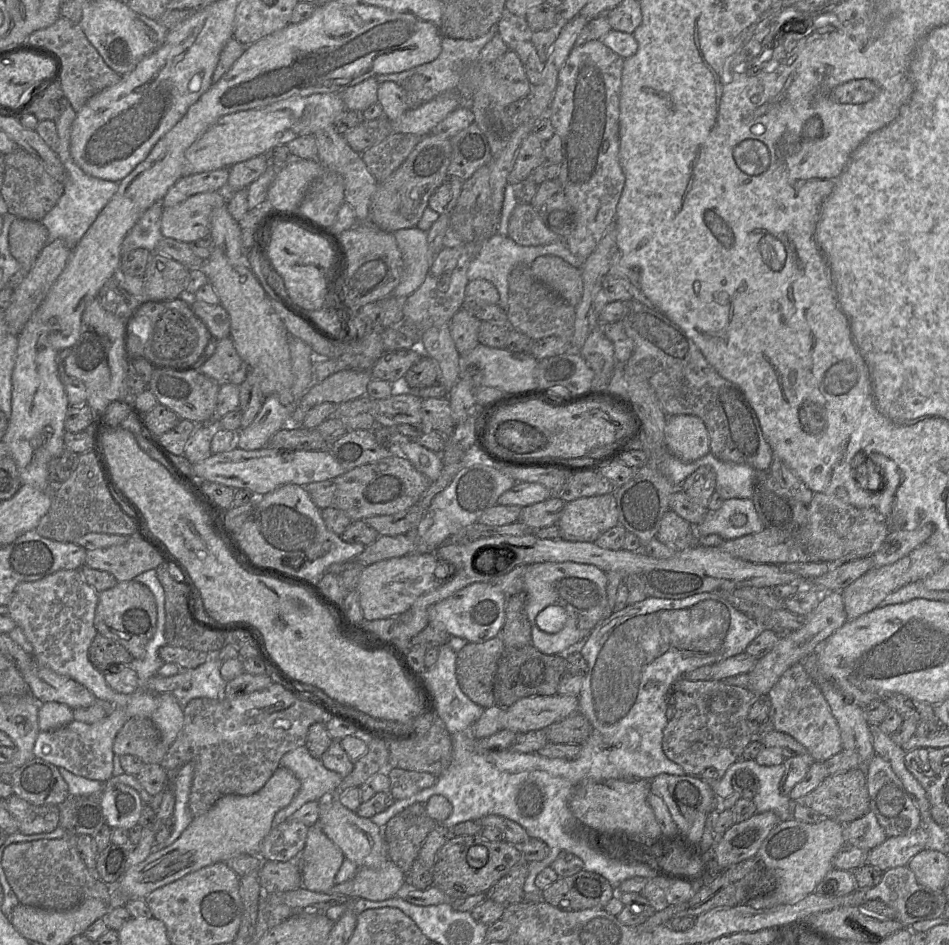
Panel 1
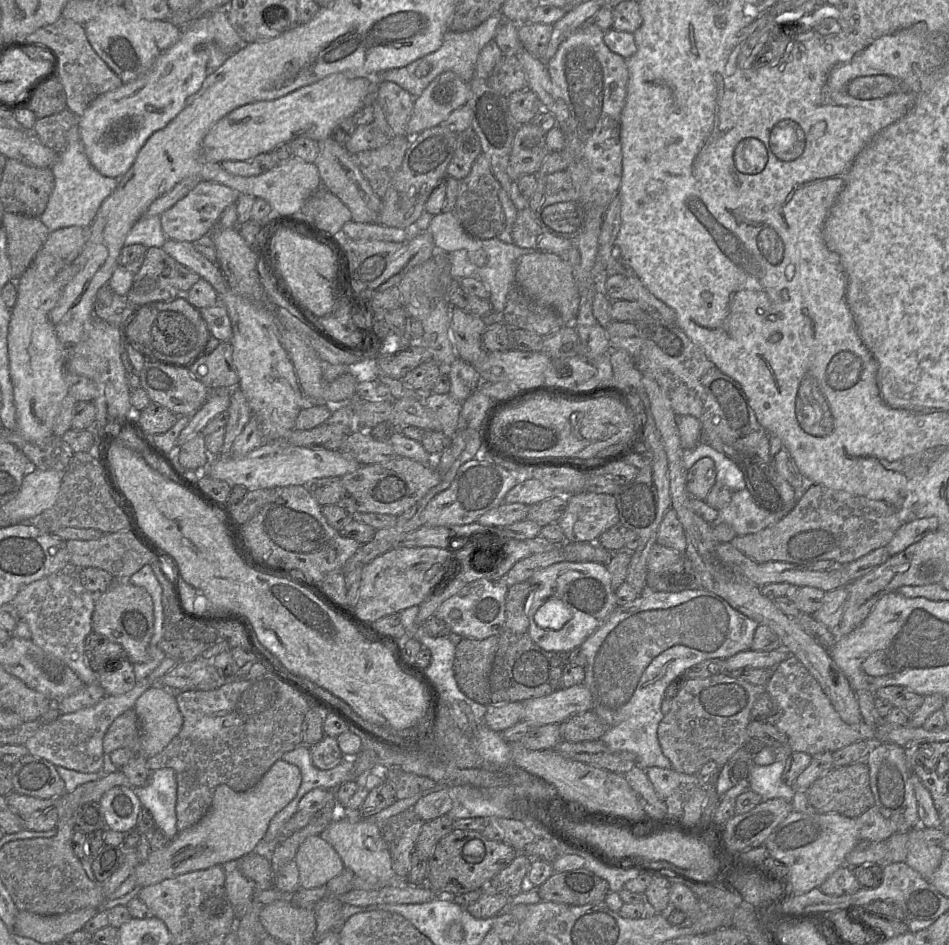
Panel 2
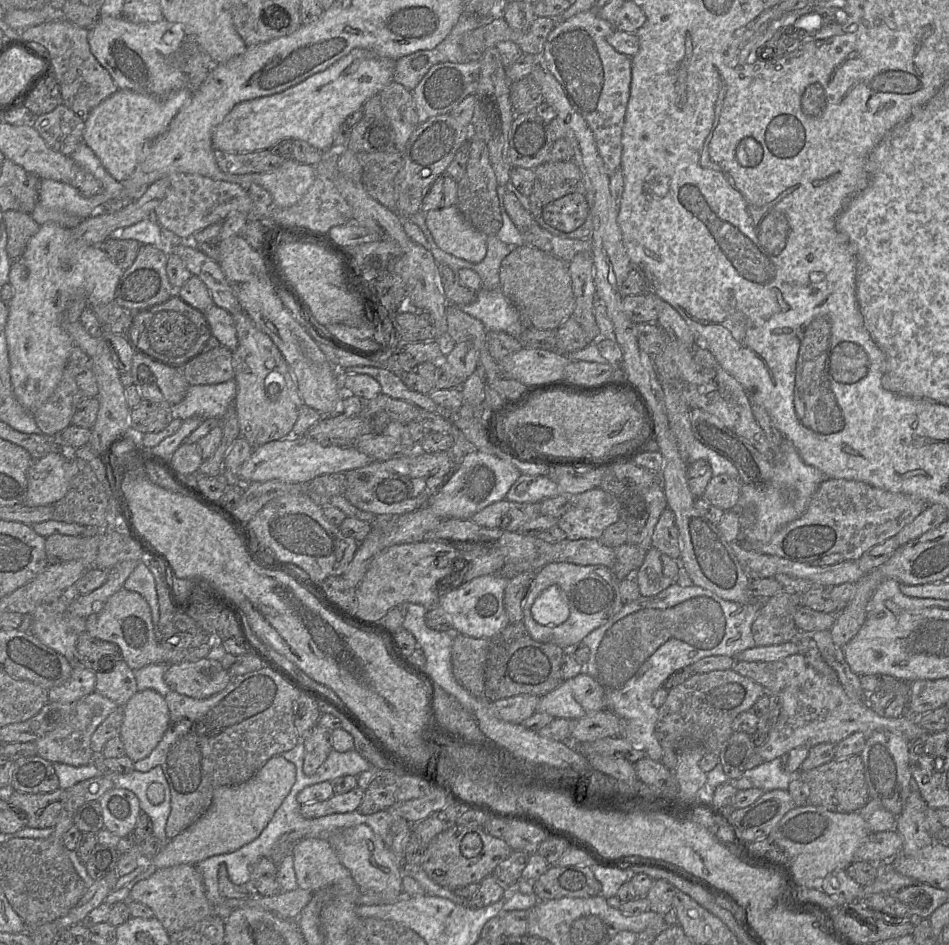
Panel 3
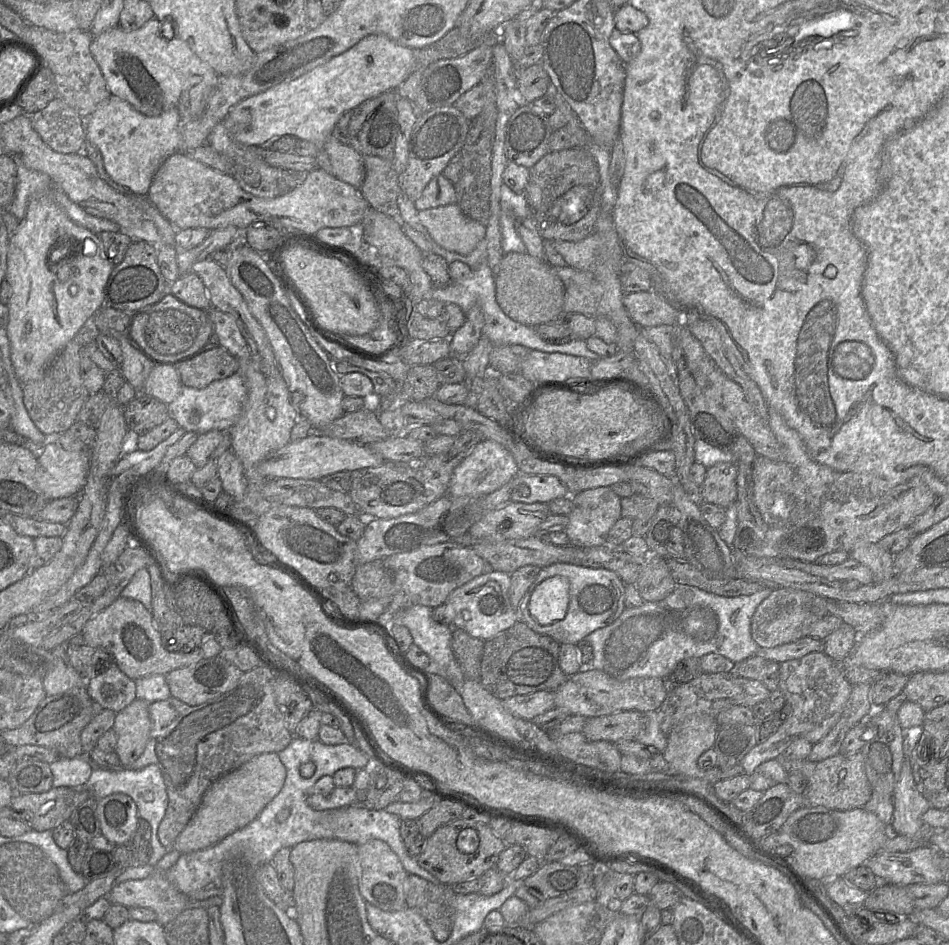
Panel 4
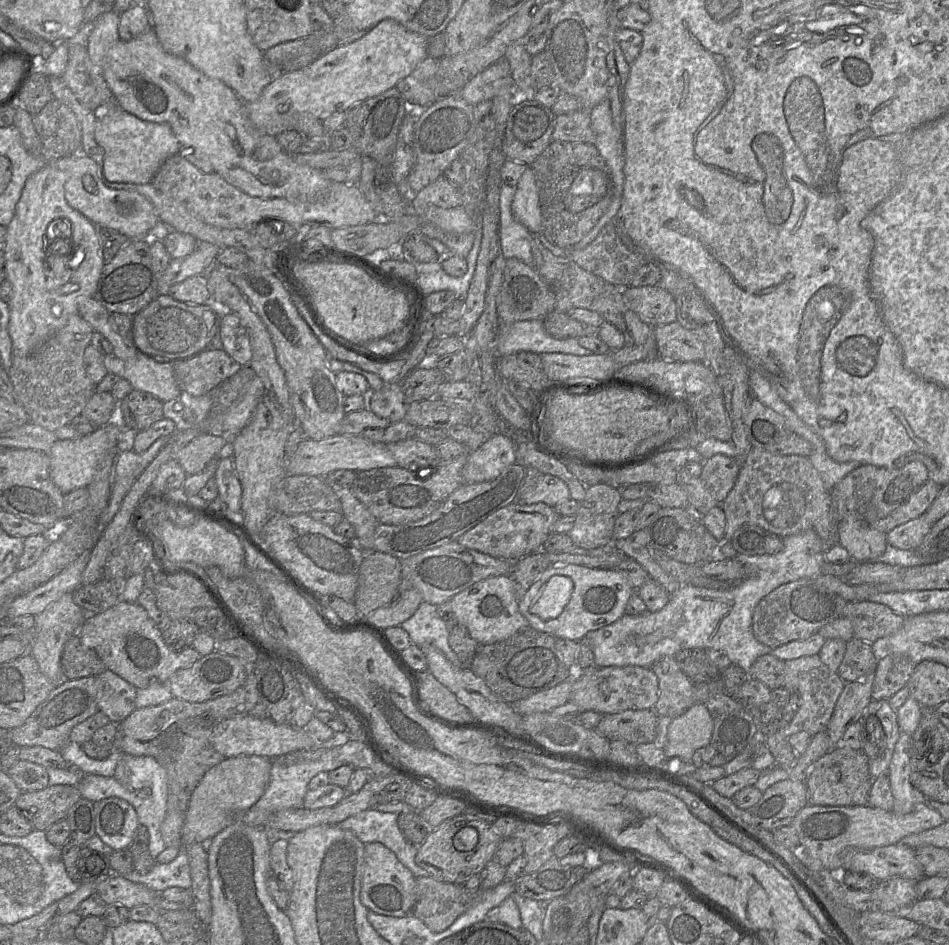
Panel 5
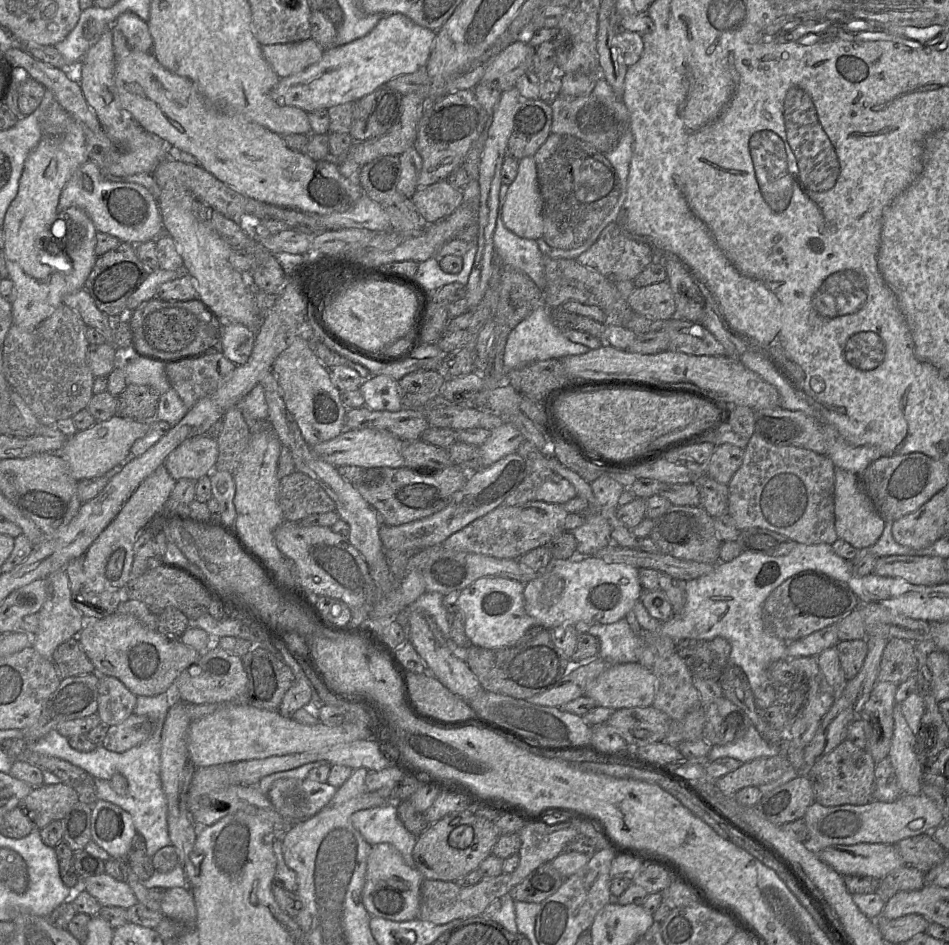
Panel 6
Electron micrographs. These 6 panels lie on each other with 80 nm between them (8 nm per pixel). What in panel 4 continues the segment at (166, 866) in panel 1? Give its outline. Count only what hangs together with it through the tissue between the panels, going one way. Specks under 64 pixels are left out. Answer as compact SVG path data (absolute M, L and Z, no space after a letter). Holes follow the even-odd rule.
M278 753L257 755L216 780L206 791L197 811L176 838L173 849L181 854L199 851L222 841L255 820L281 791L286 768Z

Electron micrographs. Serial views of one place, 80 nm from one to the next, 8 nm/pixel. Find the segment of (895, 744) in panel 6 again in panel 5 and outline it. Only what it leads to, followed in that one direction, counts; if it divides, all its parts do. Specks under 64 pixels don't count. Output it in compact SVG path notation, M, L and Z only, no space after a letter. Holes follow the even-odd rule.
M900 732L888 769L890 787L894 797L893 812L897 814L908 814L913 811L917 805L927 802L925 796L917 788L915 788L911 782L911 736L912 735L905 732Z

